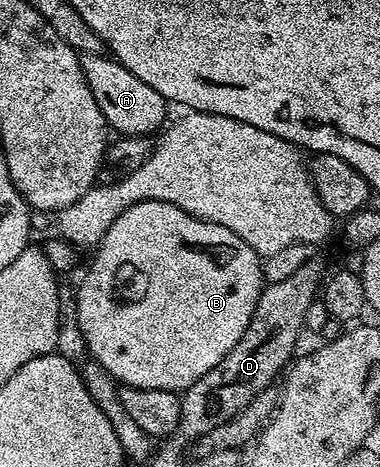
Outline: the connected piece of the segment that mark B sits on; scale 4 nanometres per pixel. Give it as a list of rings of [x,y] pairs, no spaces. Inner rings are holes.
[[[144,201],[123,211],[115,223],[101,240],[100,248],[96,250],[97,258],[93,266],[85,273],[81,286],[77,289],[77,329],[89,348],[88,356],[101,365],[113,377],[114,381],[131,389],[171,389],[184,391],[190,389],[196,381],[203,379],[207,371],[211,371],[239,343],[243,331],[247,331],[247,323],[251,323],[251,315],[255,311],[255,303],[263,288],[261,281],[262,258],[235,231],[227,231],[227,227],[219,227],[219,223],[201,221],[182,209],[162,201]]]

